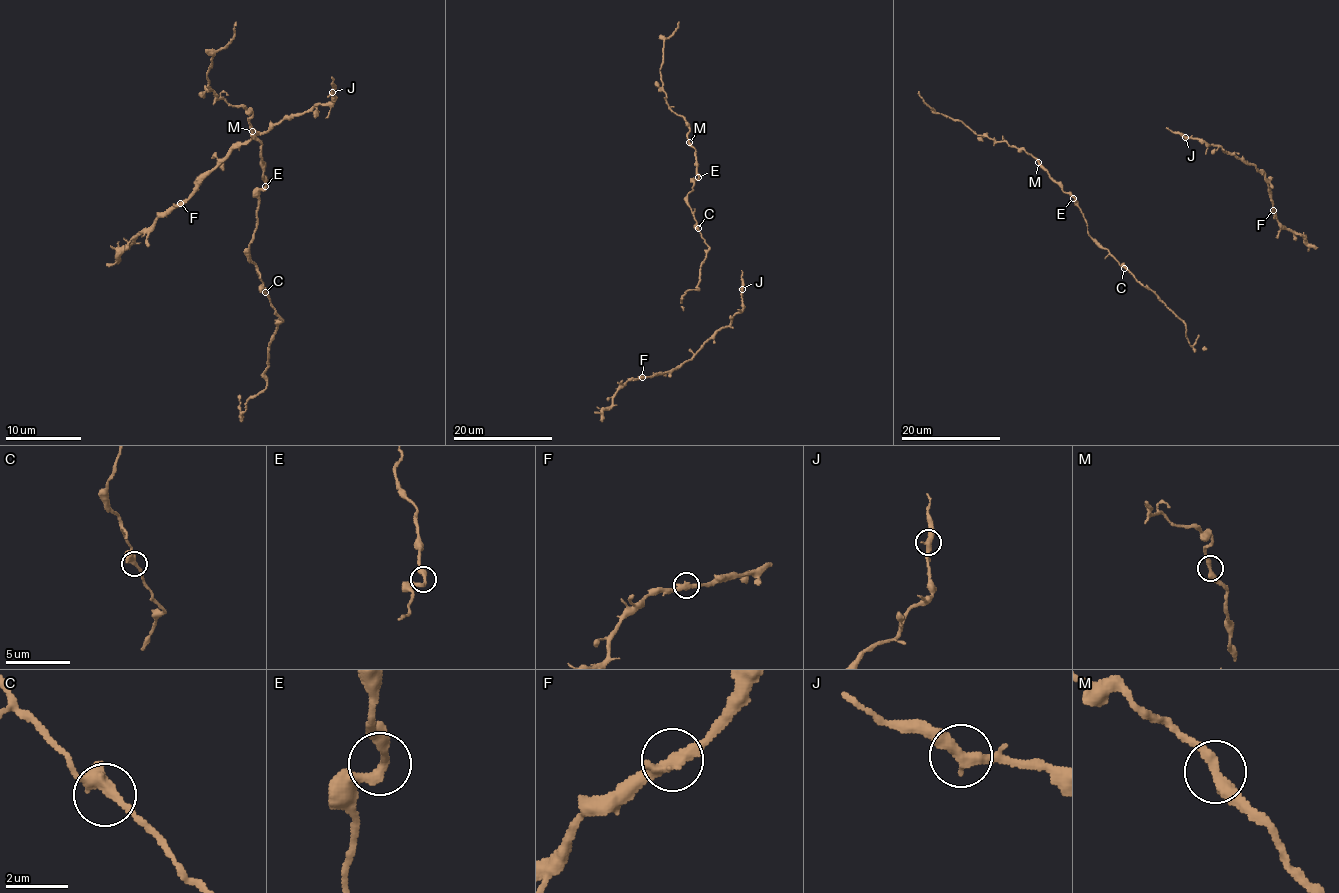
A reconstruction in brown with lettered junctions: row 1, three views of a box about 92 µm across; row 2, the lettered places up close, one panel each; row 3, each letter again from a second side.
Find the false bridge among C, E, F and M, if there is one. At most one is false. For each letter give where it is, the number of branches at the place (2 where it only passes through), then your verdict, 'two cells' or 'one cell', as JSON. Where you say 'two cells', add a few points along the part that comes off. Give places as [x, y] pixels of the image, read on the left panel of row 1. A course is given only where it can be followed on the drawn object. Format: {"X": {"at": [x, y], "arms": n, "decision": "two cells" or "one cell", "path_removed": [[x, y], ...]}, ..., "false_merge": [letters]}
{"C": {"at": [265, 292], "arms": 2, "decision": "one cell"}, "E": {"at": [265, 186], "arms": 2, "decision": "one cell"}, "F": {"at": [180, 203], "arms": 2, "decision": "one cell"}, "M": {"at": [252, 131], "arms": 2, "decision": "one cell"}, "false_merge": []}

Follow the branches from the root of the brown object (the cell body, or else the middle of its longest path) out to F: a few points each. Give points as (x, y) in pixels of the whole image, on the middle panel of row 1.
F: (741, 284), (742, 308), (728, 326), (719, 329), (689, 360), (677, 367), (642, 377)

